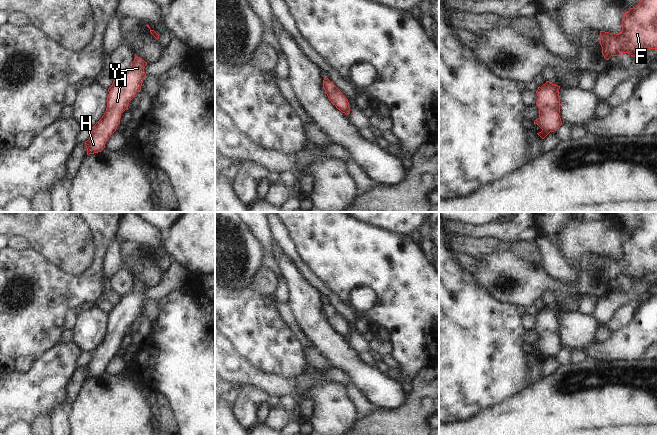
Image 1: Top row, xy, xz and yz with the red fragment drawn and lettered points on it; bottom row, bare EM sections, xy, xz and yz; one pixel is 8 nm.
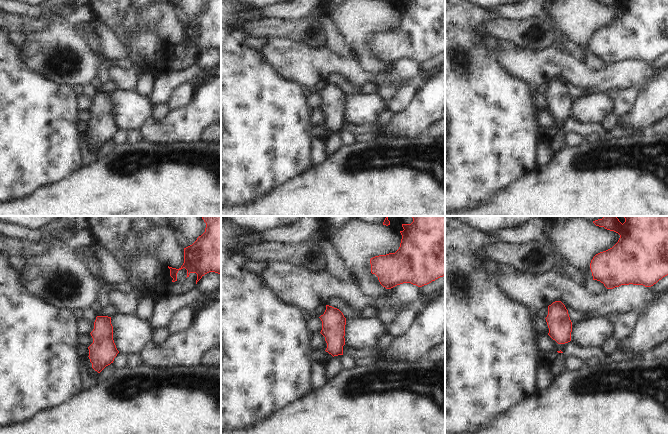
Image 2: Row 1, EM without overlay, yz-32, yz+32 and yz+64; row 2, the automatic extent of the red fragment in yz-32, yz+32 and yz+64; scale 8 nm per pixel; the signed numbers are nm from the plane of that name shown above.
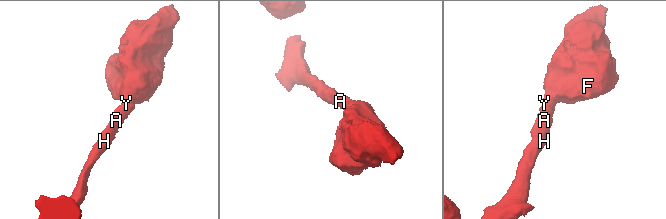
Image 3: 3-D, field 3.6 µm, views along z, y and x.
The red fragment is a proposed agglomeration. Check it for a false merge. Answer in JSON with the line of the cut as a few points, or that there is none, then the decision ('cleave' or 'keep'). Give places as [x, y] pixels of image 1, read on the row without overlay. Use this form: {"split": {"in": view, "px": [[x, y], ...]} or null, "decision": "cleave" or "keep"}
{"split": null, "decision": "keep"}

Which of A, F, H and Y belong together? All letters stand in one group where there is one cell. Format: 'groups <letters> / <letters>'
groups A F H Y

